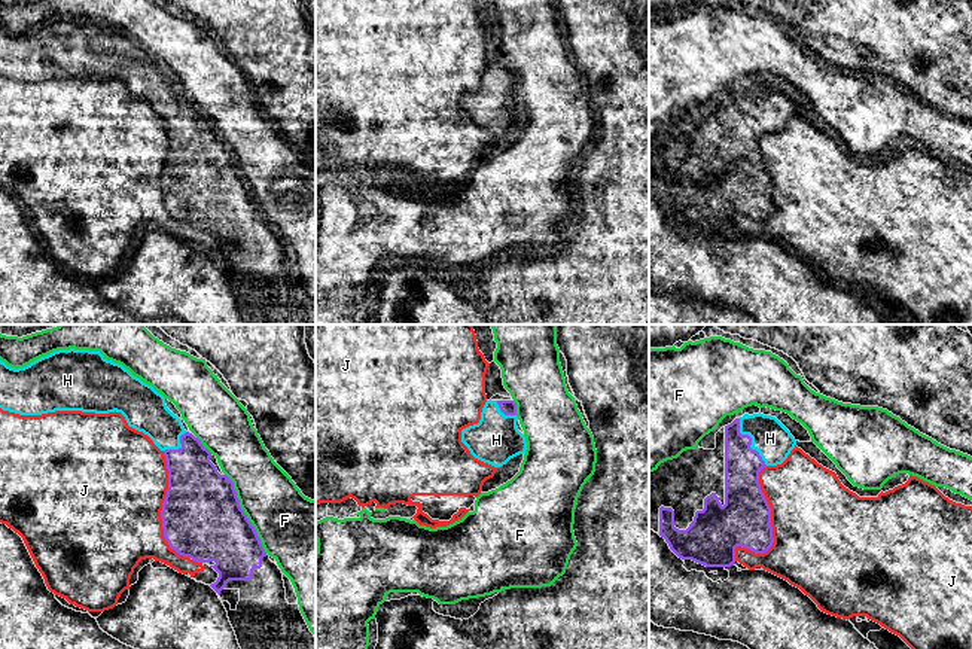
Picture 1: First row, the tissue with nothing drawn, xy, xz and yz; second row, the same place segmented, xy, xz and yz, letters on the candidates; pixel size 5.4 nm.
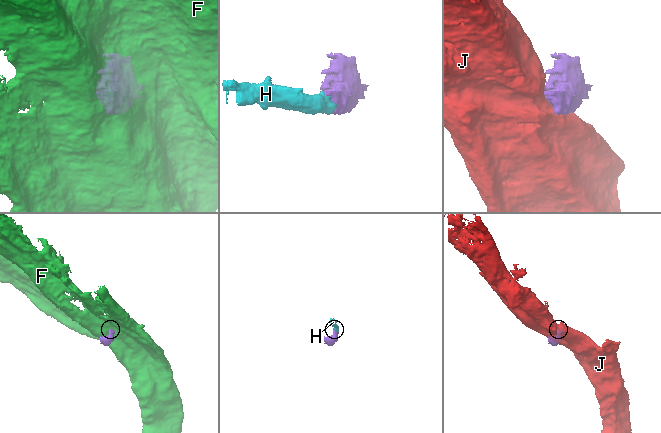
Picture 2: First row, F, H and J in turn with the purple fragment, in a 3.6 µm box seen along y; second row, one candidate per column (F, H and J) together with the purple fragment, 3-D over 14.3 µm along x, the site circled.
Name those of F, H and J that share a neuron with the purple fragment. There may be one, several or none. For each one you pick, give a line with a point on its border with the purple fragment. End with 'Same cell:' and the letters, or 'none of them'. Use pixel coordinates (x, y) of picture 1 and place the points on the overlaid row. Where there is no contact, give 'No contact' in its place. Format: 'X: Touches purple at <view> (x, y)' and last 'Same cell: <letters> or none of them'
H: Touches purple at yz (750, 441)
Same cell: H

